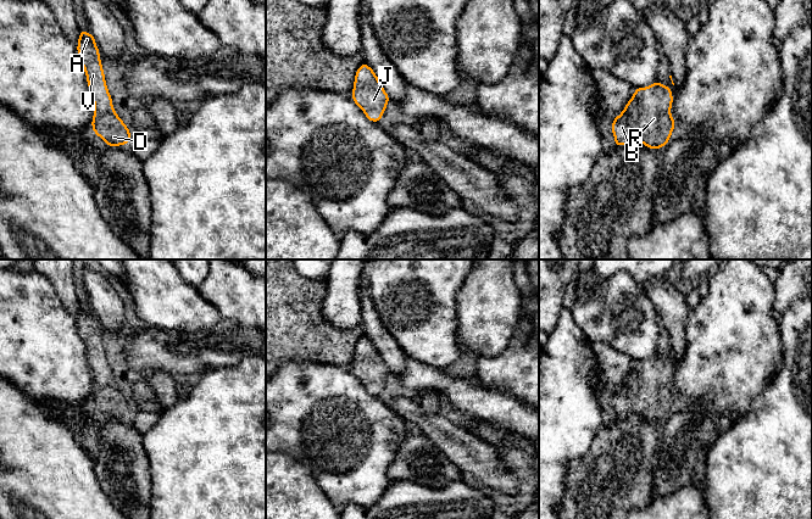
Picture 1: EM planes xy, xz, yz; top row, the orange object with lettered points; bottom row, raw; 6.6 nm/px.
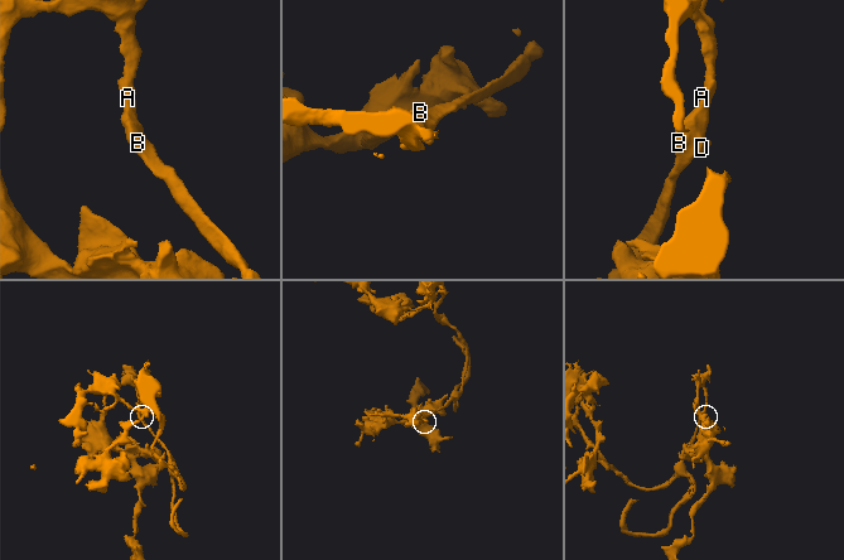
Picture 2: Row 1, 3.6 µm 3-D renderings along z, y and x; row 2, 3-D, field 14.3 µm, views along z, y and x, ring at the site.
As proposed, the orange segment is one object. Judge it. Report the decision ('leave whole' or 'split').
leave whole

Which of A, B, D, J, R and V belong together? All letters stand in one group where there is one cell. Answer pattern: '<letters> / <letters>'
A B D J R V

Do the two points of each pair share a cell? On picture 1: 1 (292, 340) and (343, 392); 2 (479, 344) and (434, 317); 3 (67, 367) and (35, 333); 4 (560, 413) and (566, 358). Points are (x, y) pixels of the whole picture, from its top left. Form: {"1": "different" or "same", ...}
{"1": "different", "2": "different", "3": "same", "4": "same"}

